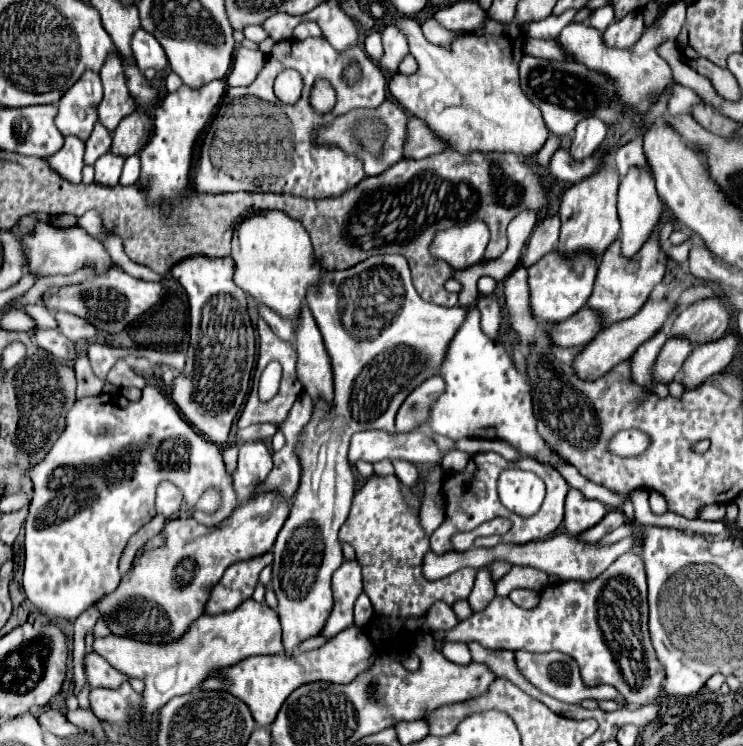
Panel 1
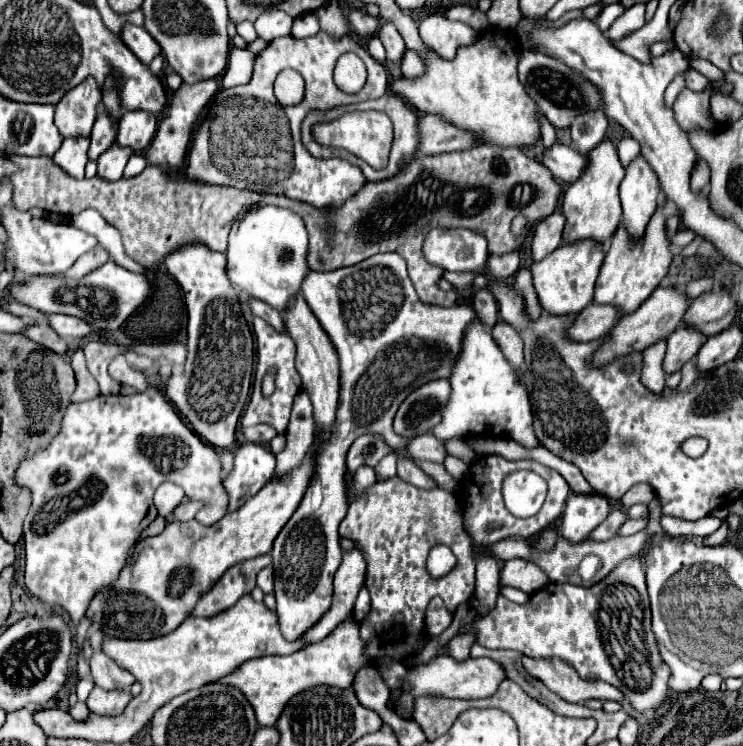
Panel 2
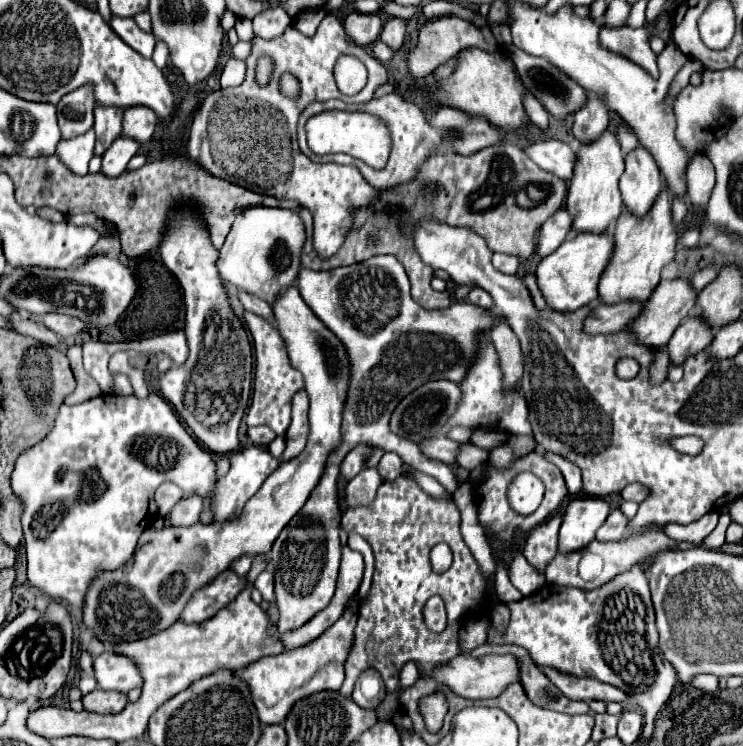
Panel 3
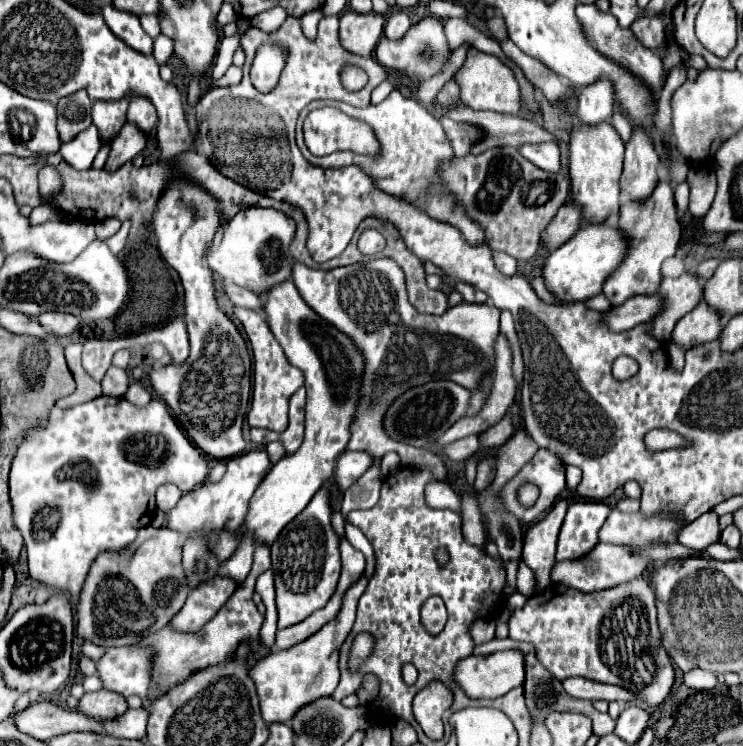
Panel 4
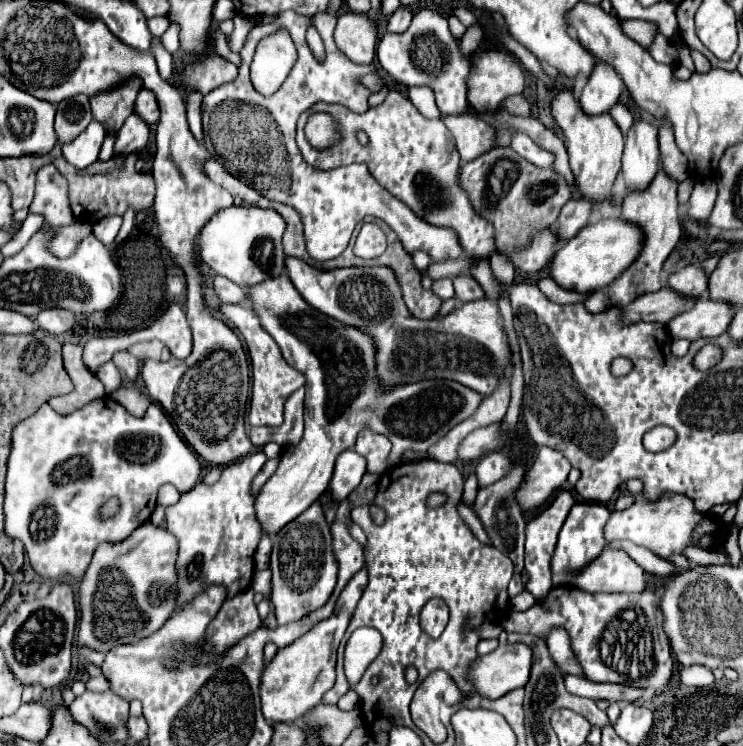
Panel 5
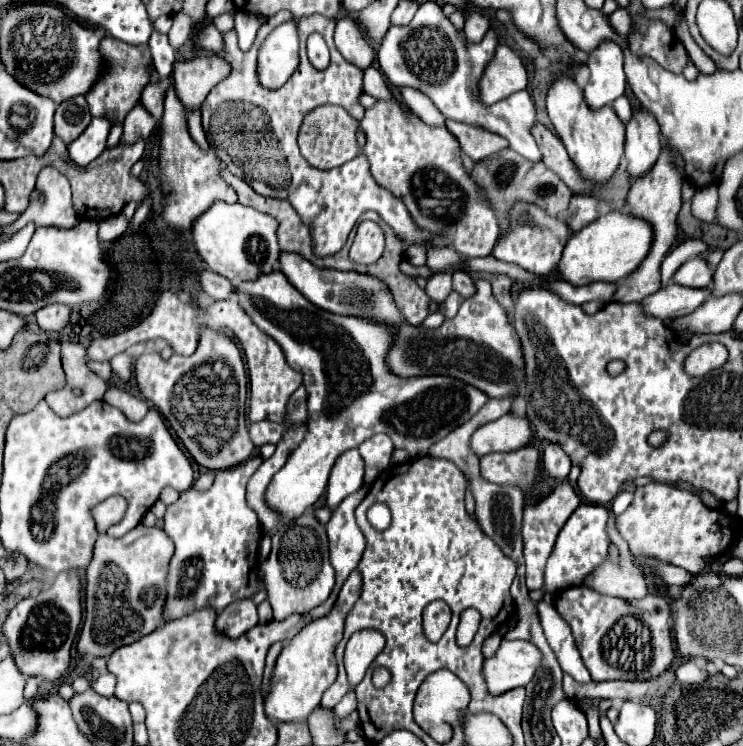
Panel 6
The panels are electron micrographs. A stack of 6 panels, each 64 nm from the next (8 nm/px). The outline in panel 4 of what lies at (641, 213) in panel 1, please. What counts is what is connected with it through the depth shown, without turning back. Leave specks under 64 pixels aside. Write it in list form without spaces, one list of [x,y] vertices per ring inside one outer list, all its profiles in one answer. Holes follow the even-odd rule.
[[[634,128],[630,142],[626,144],[626,158],[624,158],[624,172],[620,178],[620,188],[628,194],[634,202],[644,202],[656,184],[658,184],[658,166],[660,156],[654,150],[654,142],[650,140],[648,132],[642,128]]]

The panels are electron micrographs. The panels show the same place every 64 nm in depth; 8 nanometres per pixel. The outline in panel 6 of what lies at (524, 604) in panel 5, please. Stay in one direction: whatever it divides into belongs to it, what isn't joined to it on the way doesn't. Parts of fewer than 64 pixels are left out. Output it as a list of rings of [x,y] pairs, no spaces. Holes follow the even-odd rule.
[[[580,504],[574,510],[574,516],[568,518],[568,524],[564,524],[562,532],[558,534],[556,546],[548,558],[546,564],[546,584],[544,590],[530,592],[529,597],[534,602],[540,602],[546,592],[556,594],[564,588],[570,586],[580,586],[584,578],[594,572],[608,556],[608,532],[606,532],[606,522],[608,522],[608,510],[598,504]]]

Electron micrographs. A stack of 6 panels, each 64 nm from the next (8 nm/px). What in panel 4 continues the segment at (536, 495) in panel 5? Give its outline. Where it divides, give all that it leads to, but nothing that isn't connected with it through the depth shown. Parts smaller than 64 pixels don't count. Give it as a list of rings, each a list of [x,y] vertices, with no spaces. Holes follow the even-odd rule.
[[[540,448],[540,450],[534,454],[534,458],[532,458],[528,464],[524,464],[524,466],[520,468],[520,472],[518,472],[510,482],[506,482],[506,484],[500,488],[498,496],[500,496],[502,504],[504,504],[504,508],[508,508],[508,512],[512,512],[512,514],[520,520],[520,524],[530,526],[530,524],[538,522],[538,518],[540,518],[542,514],[546,514],[546,512],[554,506],[554,502],[560,498],[560,494],[562,494],[564,490],[566,490],[566,472],[564,472],[564,466],[562,466],[560,458],[554,456],[554,454],[550,454],[550,452],[546,452],[544,448]],[[524,480],[532,480],[532,482],[536,482],[536,484],[540,486],[540,498],[538,498],[538,502],[536,502],[532,508],[528,508],[528,510],[526,510],[524,506],[520,506],[518,500],[516,500],[516,490],[520,488],[520,484],[522,484]]]

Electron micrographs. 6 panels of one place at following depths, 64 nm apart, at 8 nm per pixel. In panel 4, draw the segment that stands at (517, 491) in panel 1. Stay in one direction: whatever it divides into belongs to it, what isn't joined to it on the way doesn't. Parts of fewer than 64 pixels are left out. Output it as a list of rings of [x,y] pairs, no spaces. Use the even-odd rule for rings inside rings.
[[[526,482],[526,484],[522,484],[520,486],[520,490],[518,490],[518,494],[516,494],[516,498],[518,498],[518,502],[522,504],[522,506],[532,506],[539,496],[539,489],[536,485]]]

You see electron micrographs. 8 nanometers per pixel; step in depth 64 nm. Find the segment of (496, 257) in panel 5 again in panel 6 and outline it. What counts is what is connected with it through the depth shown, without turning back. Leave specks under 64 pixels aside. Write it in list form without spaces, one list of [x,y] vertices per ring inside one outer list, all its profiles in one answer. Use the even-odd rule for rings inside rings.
[[[492,274],[492,293],[498,303],[506,310],[511,312],[514,306],[512,299],[512,280],[506,274]]]

